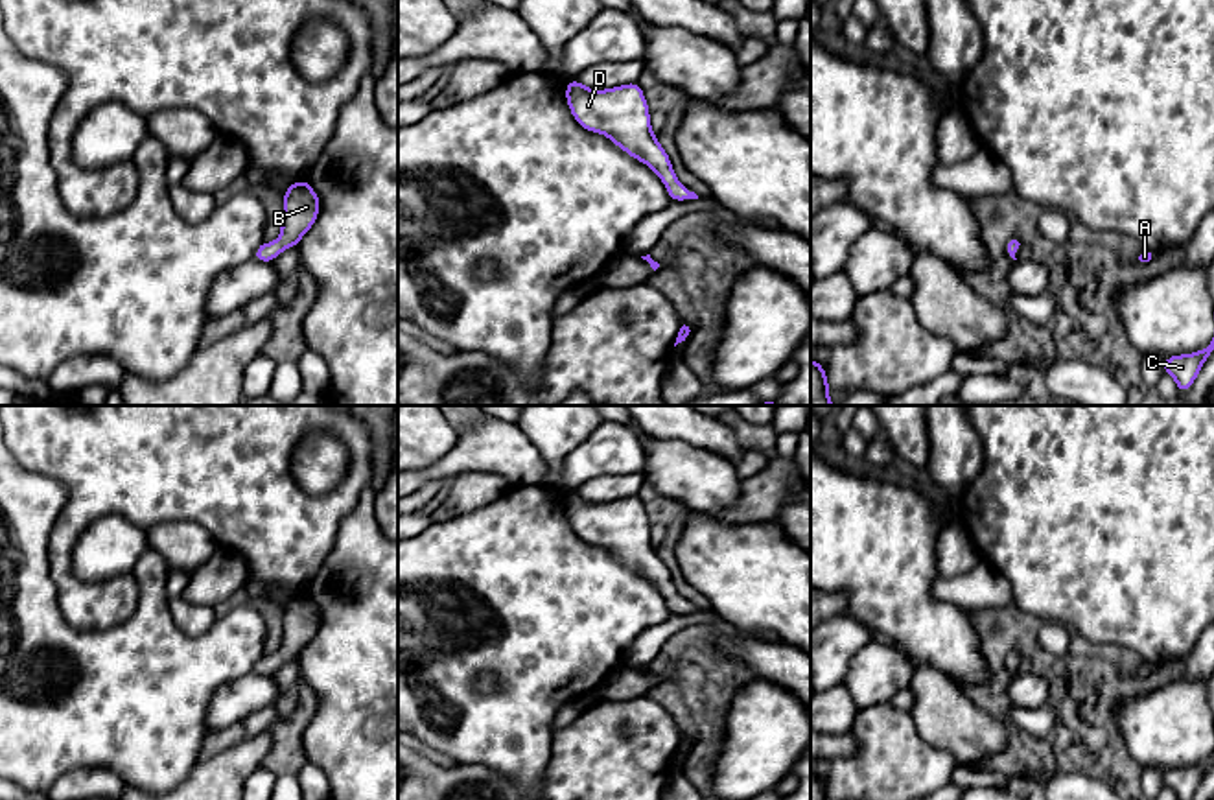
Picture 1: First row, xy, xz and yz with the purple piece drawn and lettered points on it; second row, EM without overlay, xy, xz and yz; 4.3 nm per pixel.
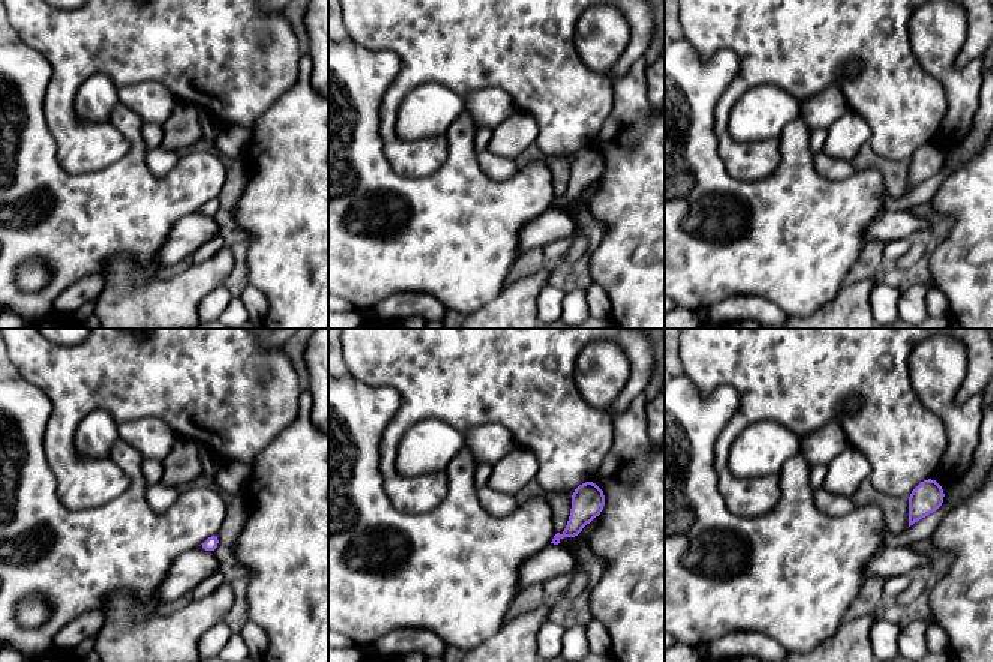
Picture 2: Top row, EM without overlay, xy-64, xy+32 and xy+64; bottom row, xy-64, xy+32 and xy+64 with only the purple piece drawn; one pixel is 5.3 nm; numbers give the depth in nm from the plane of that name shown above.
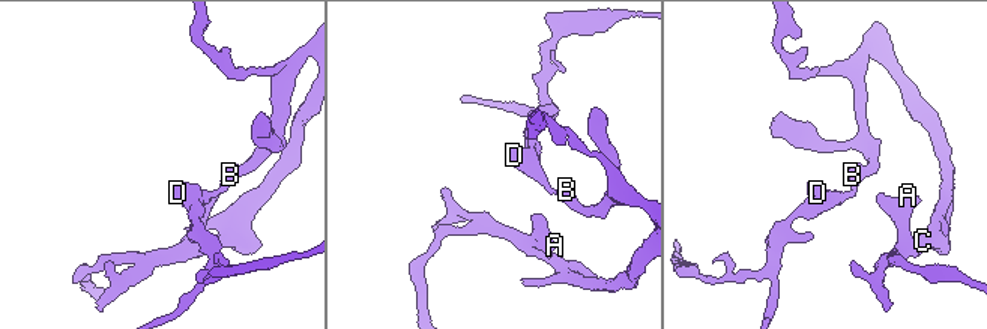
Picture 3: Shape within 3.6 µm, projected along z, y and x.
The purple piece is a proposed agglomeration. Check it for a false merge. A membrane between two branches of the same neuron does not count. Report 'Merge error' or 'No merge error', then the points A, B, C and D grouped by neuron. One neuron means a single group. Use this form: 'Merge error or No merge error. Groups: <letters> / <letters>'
No merge error. Groups: A B C D

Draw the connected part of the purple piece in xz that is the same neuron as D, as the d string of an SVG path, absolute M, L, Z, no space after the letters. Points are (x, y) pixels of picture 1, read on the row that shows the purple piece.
M573 79L566 87L566 96L573 118L584 129L606 135L615 146L652 168L672 201L698 199L678 182L669 155L650 129L648 105L637 83L591 90Z

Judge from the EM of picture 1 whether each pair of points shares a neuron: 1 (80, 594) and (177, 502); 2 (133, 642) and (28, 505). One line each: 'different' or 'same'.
1: same
2: same

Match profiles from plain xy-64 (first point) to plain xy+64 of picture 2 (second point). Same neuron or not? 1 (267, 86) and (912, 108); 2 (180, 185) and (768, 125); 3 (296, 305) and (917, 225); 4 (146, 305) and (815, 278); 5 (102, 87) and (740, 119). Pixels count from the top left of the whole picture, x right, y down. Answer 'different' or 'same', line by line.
1: same
2: different
3: different
4: different
5: same

